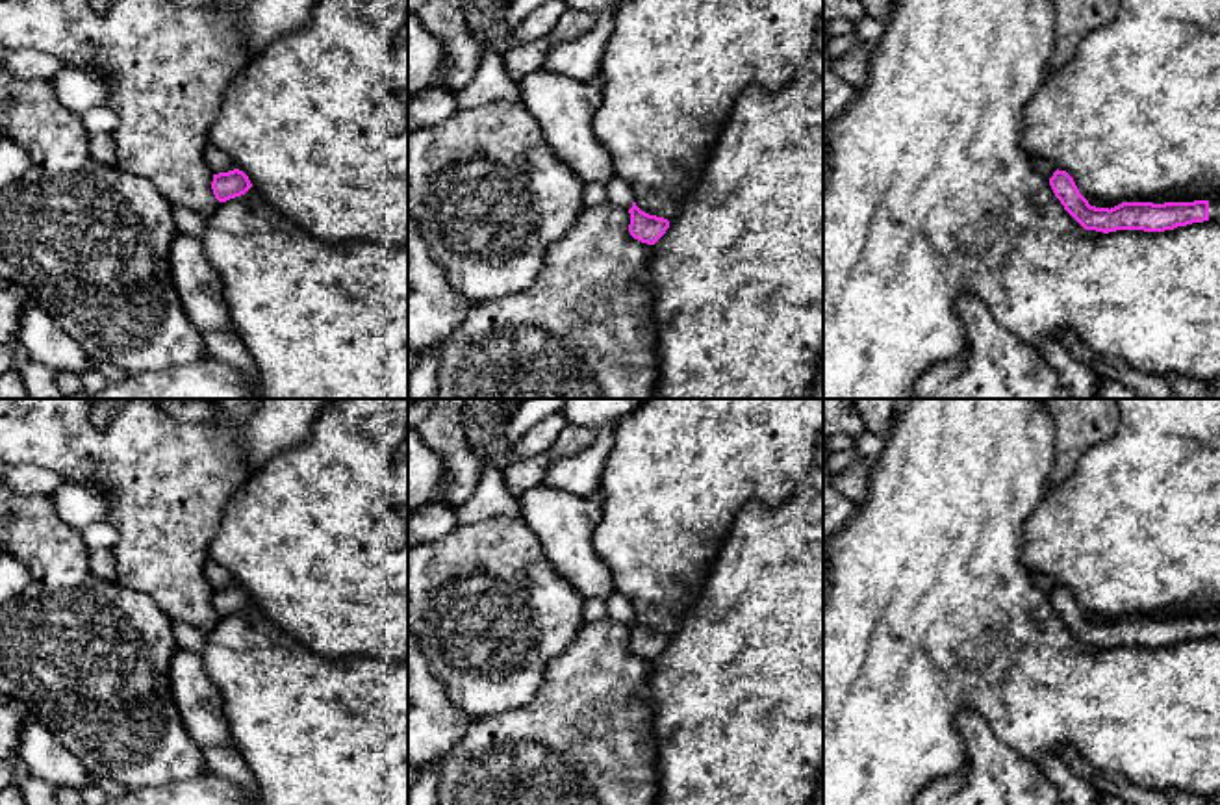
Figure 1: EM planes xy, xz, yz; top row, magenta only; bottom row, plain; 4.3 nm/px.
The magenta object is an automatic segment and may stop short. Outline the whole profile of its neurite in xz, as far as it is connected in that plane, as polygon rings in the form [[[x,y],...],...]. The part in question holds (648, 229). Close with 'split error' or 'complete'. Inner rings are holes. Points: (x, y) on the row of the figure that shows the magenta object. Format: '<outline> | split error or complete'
[[[617,174],[604,184],[604,191],[606,202],[630,213],[629,232],[634,239],[654,245],[669,228],[667,219],[649,215],[636,206],[632,189]]] | split error

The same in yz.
[[[1055,171],[1049,185],[1064,210],[1085,228],[1096,232],[1144,230],[1164,232],[1192,223],[1220,223],[1220,200],[1194,202],[1122,202],[1114,208],[1096,208],[1079,193],[1066,171]]] | split error

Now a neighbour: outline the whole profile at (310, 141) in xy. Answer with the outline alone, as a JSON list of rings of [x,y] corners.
[[[317,0],[308,26],[258,52],[224,89],[208,143],[232,158],[252,187],[297,226],[324,243],[408,243],[408,104],[393,89],[393,43],[408,0]]]

